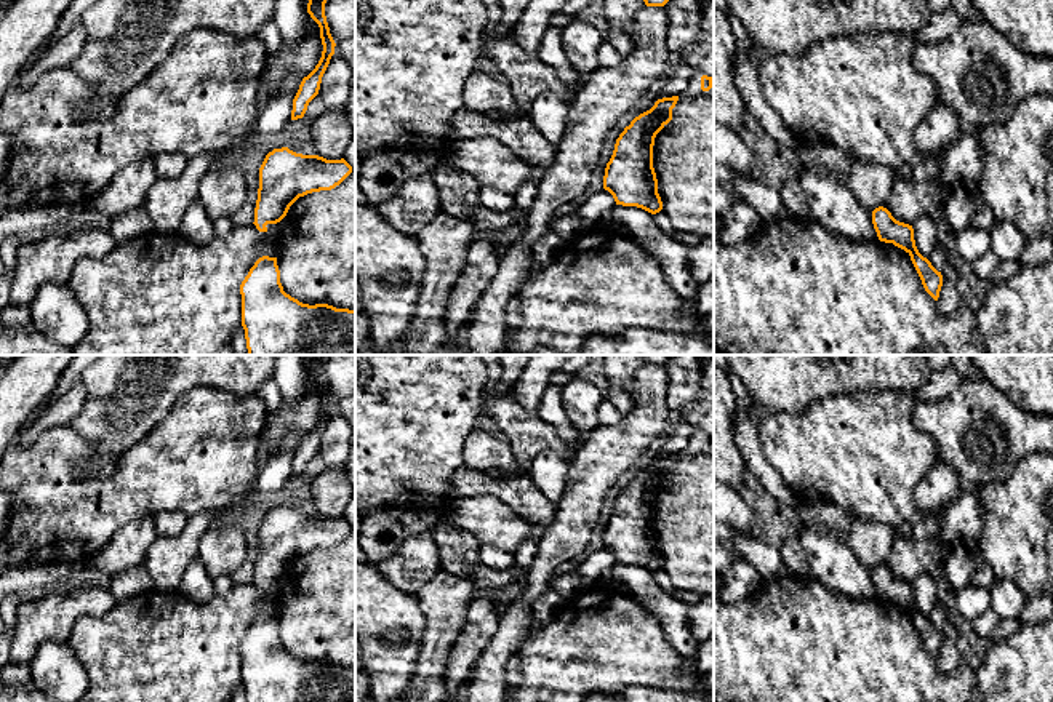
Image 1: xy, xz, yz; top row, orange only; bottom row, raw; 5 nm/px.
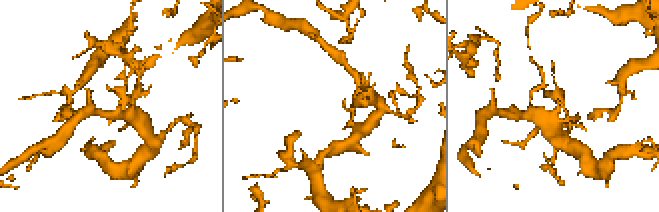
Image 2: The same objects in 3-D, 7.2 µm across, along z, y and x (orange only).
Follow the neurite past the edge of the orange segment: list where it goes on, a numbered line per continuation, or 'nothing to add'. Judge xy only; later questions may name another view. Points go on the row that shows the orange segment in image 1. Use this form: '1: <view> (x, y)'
1: xy (272, 232)

